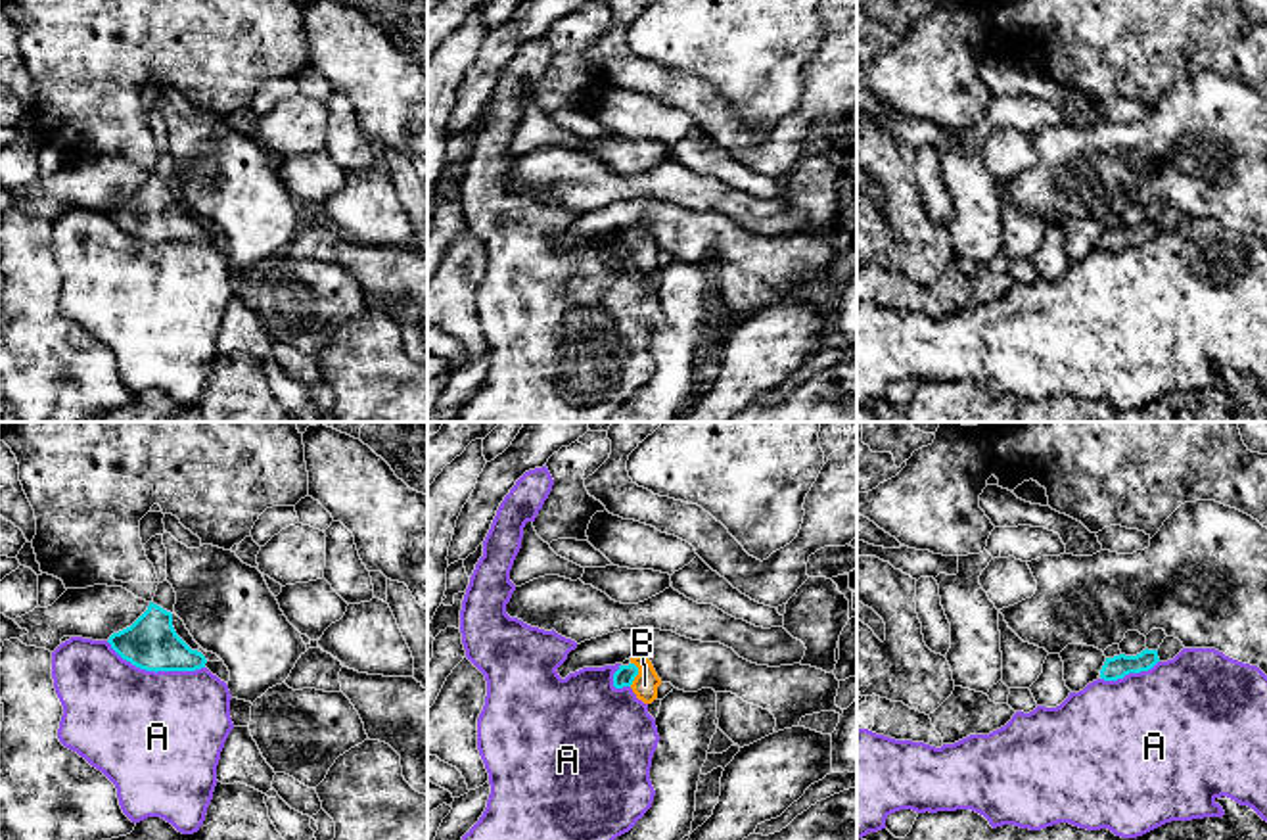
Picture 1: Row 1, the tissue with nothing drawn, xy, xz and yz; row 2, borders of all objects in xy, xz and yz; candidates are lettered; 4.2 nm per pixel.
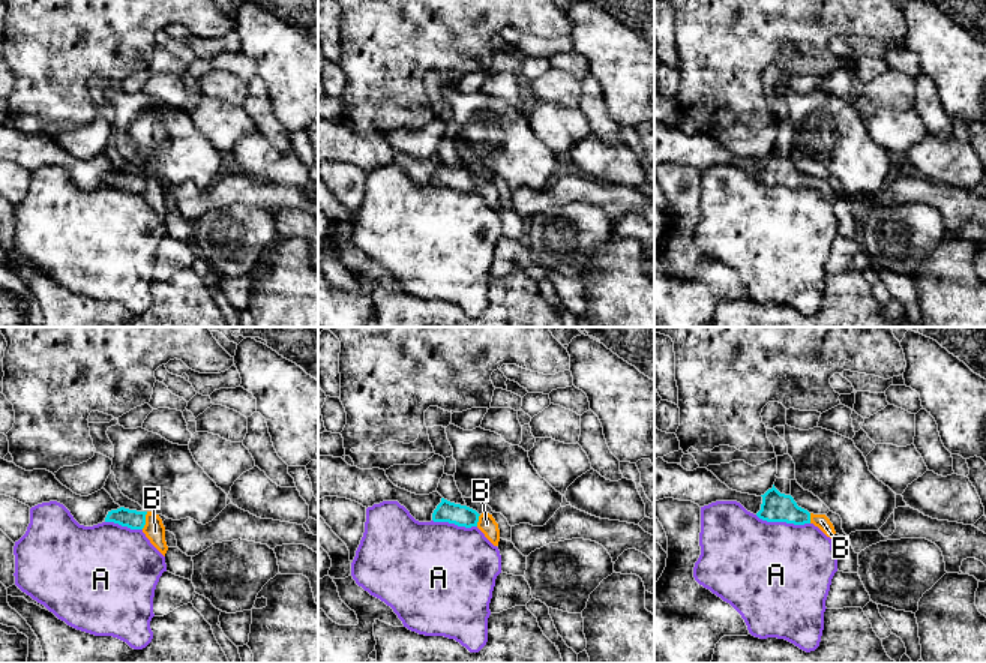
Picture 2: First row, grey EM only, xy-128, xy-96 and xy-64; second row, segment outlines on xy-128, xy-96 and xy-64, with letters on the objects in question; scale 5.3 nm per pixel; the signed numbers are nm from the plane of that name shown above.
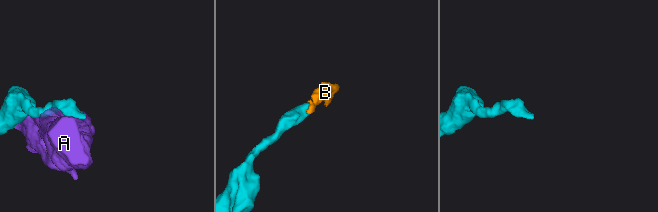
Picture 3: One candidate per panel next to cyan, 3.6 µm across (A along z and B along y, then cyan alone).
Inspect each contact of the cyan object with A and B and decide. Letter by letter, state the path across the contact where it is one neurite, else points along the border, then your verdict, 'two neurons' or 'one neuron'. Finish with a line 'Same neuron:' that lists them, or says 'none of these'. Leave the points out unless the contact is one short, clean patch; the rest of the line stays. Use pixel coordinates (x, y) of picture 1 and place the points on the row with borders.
A: two neurons
B: way xz (625, 674), (637, 674), (645, 685); one neuron
Same neuron: B

